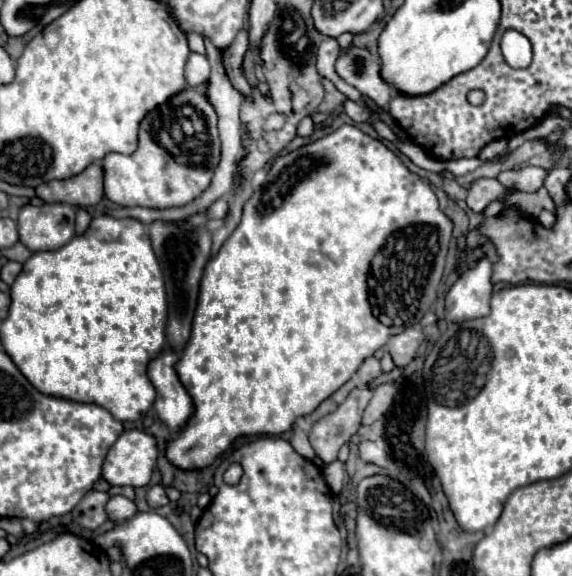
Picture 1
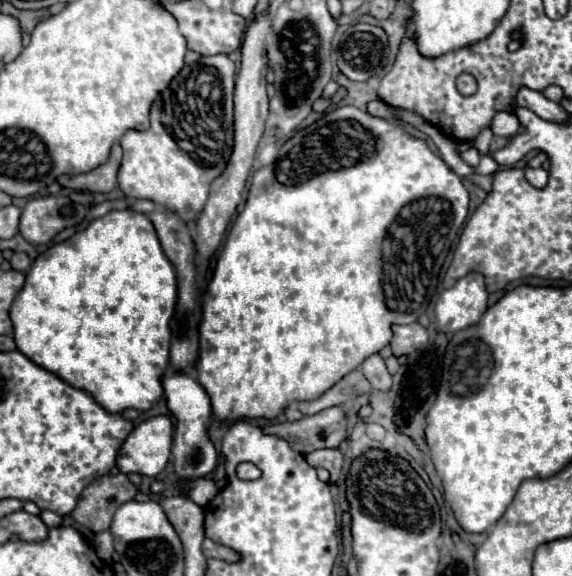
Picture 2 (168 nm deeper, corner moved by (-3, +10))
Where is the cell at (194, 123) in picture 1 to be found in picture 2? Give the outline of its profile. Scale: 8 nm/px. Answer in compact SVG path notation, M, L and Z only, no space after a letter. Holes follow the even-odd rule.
M226 54L204 56L196 64L184 66L170 86L154 100L150 110L150 130L126 132L120 140L122 164L118 170L118 188L128 198L146 198L166 210L176 212L190 222L206 204L210 184L222 174L232 152L232 94L234 94L234 62Z

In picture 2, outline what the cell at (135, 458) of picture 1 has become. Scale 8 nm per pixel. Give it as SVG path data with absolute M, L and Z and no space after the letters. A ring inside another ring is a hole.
M154 416L140 422L118 450L120 472L156 476L168 464L172 450L172 422L168 416Z

